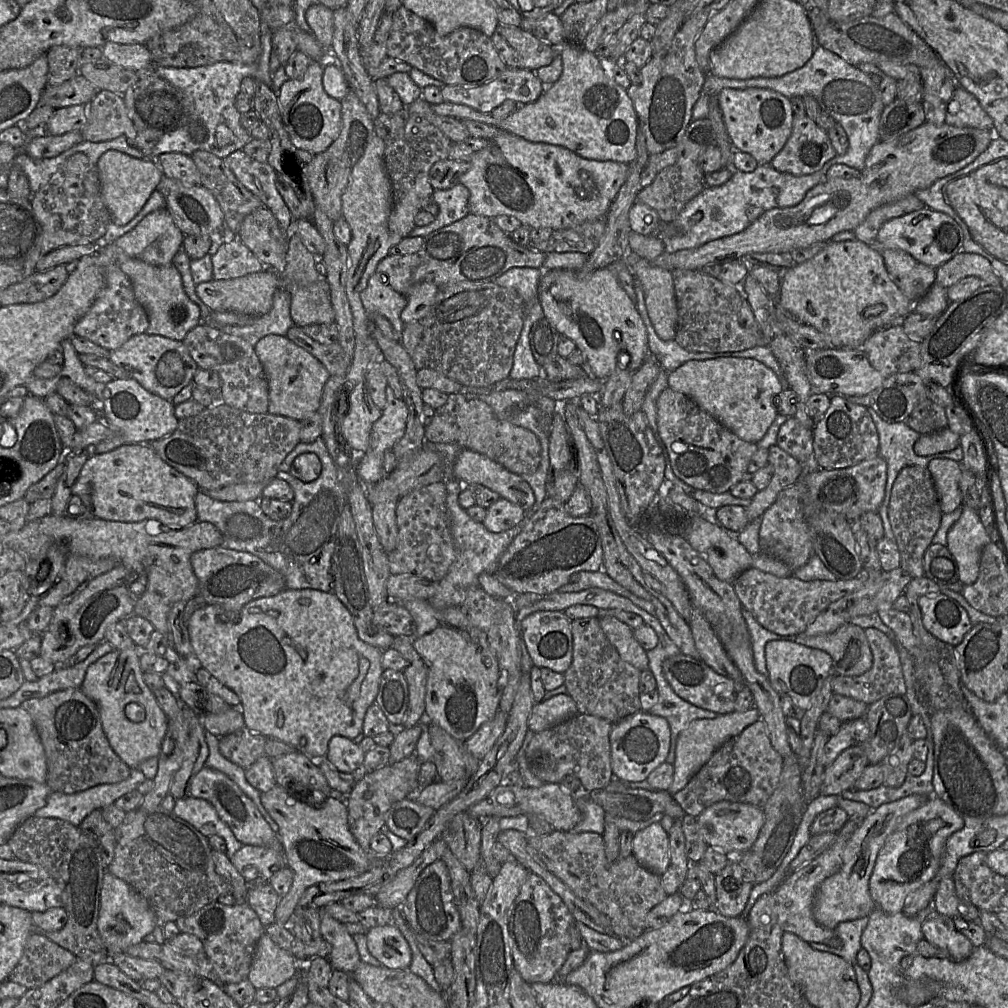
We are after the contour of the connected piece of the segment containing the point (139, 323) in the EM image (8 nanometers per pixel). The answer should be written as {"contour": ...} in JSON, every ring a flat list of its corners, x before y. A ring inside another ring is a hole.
{"contour":[[113,263,106,269,103,288,87,313,75,324,73,333,113,351,132,336,145,333,148,325,147,312,136,300,130,279,117,263]]}

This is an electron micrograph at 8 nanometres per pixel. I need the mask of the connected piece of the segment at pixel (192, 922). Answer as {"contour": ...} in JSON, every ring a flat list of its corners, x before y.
{"contour":[[211,902,188,917,178,918,175,924,181,933,192,934,201,941,206,957,223,985,247,979,255,946,265,930,258,915,247,903,226,905]]}

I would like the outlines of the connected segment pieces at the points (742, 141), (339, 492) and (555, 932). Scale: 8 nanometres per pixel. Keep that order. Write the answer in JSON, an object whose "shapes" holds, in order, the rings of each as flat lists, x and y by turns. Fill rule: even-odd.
{"shapes":[[[724,88,717,99,733,148,750,154,760,166,769,164,783,148,792,131,793,112,790,99,764,88]],[[321,436,312,443,300,441,286,456,281,467,282,471,276,474,276,478,286,481,294,491,289,517,278,521,272,520,263,513,258,501,223,502,212,499,199,490,195,496,197,521,209,522,217,527,223,536,221,546,251,553,281,573,285,579,286,589,332,592,331,560,341,513,348,503,337,466],[302,453,314,453,321,461,321,474,312,482,303,482,289,473,294,459]],[[529,872,507,913,513,967,528,983,550,983,571,951,569,927,574,919,562,899,538,875]]]}

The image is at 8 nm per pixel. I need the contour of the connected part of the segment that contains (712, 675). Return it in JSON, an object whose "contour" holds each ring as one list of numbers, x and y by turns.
{"contour":[[680,652,666,659,662,669,673,691,680,698,697,707,717,714,746,711,753,707,753,696,745,683,736,682,716,673,701,659,694,659]]}

